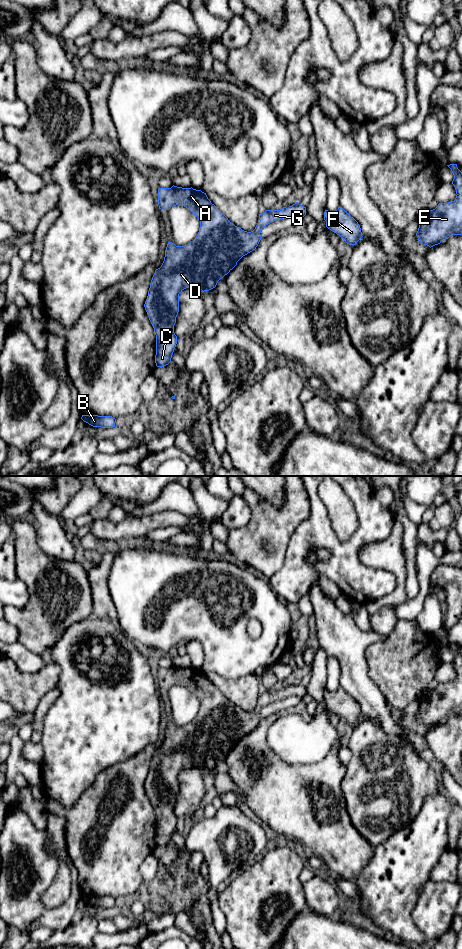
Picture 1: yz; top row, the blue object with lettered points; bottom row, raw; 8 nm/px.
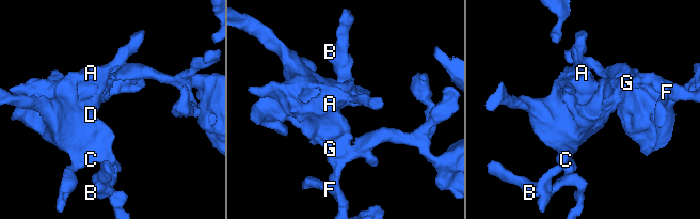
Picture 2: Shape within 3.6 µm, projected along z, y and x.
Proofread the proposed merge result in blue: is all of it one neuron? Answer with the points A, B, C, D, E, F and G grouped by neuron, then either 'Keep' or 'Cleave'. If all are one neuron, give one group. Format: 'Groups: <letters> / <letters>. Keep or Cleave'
Groups: A B C D E F G. Keep

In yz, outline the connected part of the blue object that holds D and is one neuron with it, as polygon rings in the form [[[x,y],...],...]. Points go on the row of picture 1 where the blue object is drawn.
[[[173,185],[171,188],[159,188],[157,196],[159,209],[169,210],[176,205],[184,206],[200,221],[197,236],[187,245],[176,246],[168,242],[164,261],[161,267],[155,270],[144,304],[156,335],[155,363],[157,367],[164,367],[171,362],[177,344],[174,325],[179,312],[179,294],[191,286],[197,286],[202,292],[215,288],[218,281],[227,275],[243,256],[256,249],[261,240],[260,233],[263,227],[288,216],[298,216],[302,219],[306,215],[306,207],[296,202],[281,210],[266,210],[259,214],[260,222],[255,229],[247,232],[231,223],[201,190]]]

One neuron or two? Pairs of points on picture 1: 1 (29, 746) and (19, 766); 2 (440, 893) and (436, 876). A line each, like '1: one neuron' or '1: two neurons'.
1: two neurons
2: two neurons

